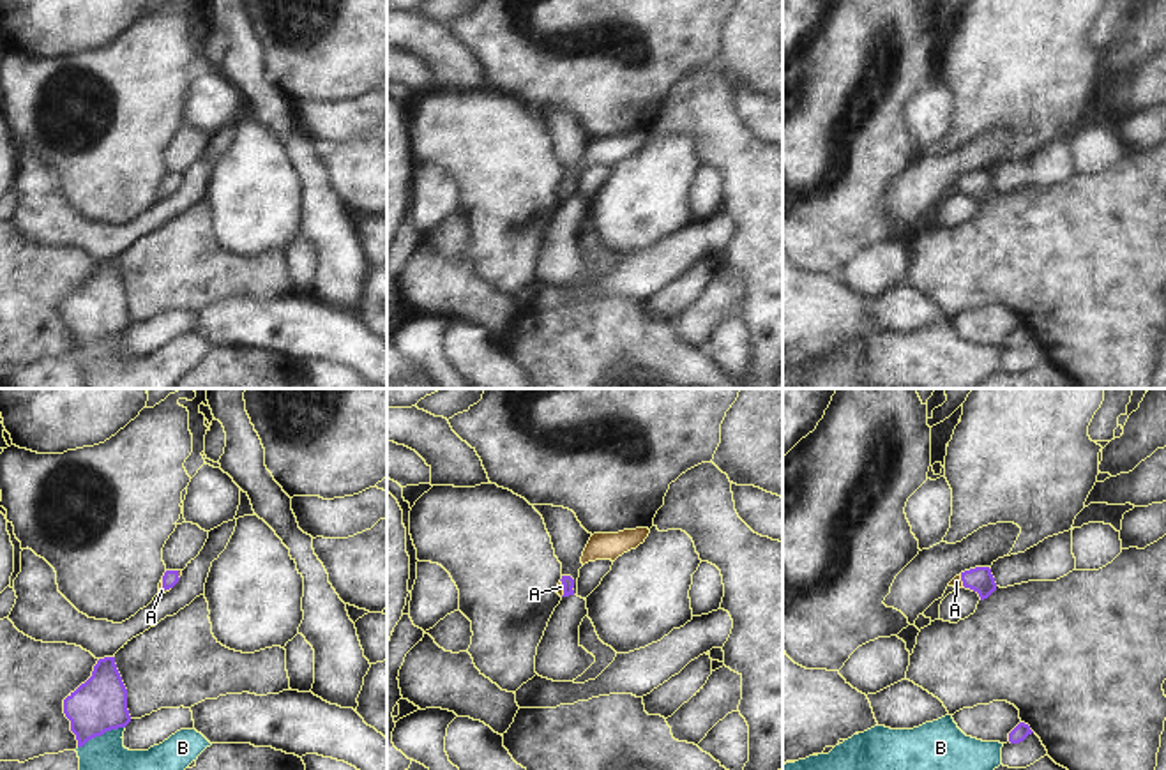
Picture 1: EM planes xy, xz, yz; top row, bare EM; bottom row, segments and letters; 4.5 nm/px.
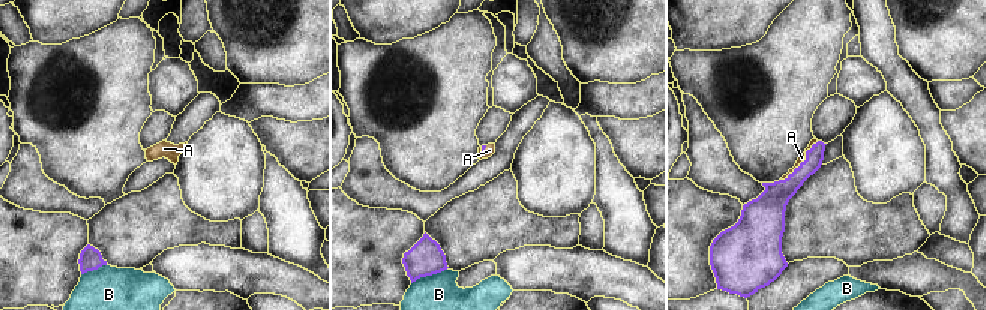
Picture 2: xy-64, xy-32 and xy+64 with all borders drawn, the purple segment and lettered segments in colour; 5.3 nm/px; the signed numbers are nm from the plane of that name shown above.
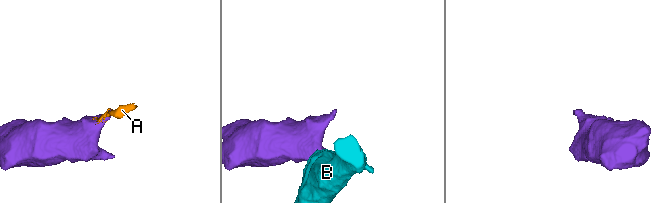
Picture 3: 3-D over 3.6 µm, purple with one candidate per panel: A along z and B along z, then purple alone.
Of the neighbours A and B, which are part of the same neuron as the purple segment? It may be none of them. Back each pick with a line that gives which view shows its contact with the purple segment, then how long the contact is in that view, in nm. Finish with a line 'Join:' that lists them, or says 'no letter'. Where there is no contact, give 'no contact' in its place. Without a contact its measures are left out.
A: contact in yz; length 100 nm
Join: A

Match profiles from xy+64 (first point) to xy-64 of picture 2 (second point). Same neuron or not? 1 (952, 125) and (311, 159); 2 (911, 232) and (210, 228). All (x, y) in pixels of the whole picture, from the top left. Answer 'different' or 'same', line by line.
1: same
2: same

